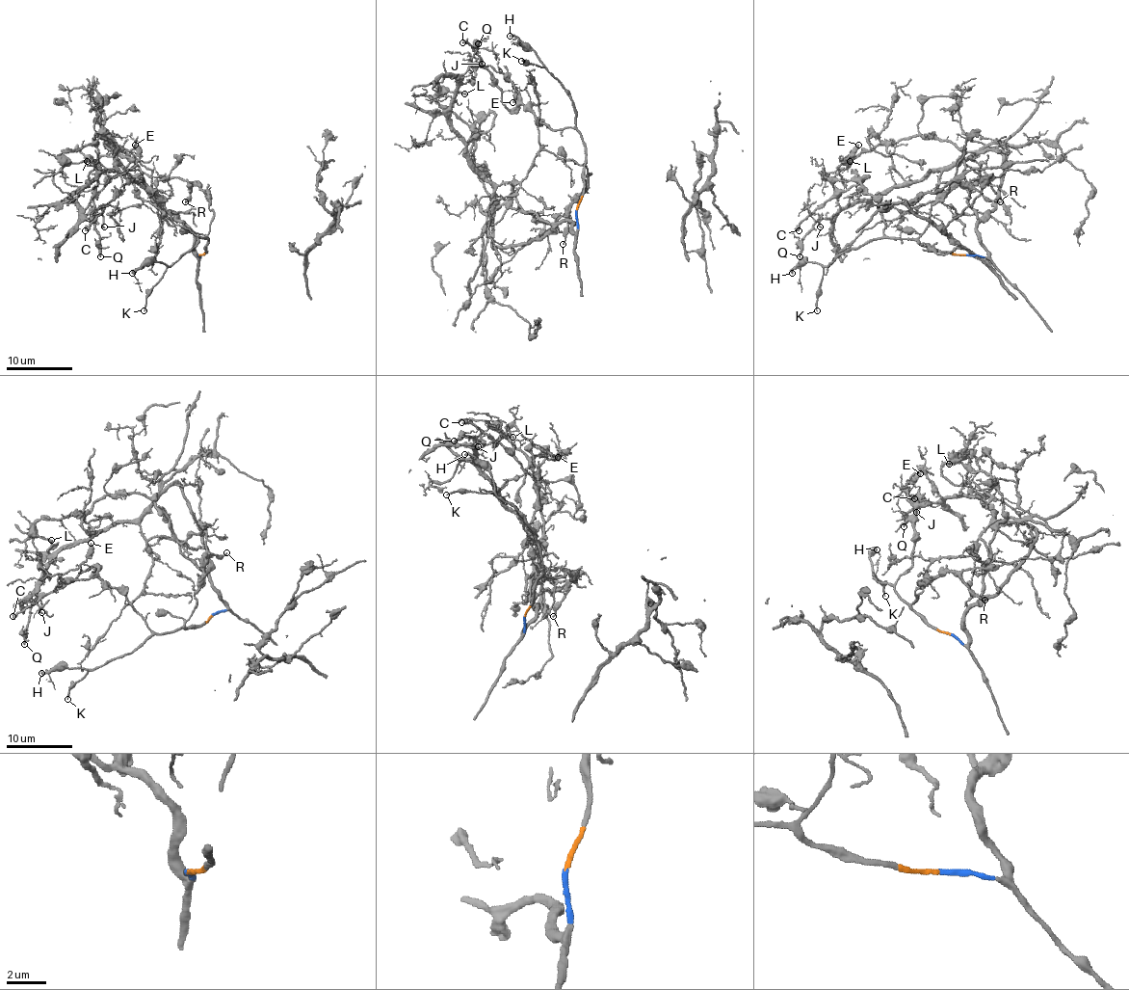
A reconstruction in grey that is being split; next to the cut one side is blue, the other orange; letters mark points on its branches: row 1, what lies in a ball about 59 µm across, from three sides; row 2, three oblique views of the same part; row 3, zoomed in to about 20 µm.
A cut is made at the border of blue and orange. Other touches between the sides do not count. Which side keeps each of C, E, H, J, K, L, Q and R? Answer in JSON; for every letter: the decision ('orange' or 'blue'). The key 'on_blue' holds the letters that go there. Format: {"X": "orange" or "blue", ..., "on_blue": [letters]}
{"C": "orange", "E": "blue", "H": "orange", "J": "blue", "K": "orange", "L": "blue", "Q": "blue", "R": "orange", "on_blue": ["E", "J", "L", "Q"]}

